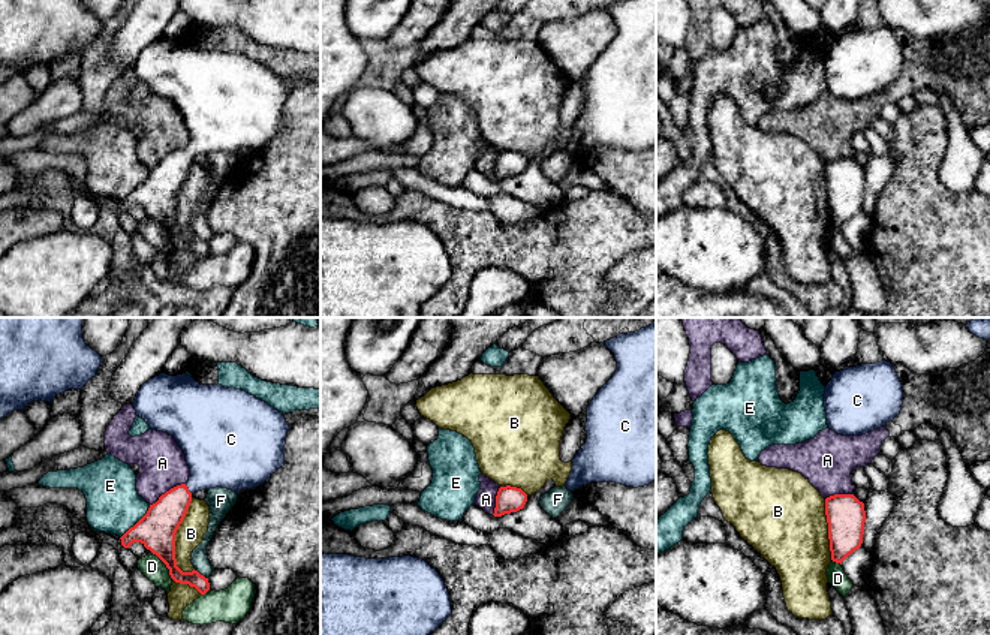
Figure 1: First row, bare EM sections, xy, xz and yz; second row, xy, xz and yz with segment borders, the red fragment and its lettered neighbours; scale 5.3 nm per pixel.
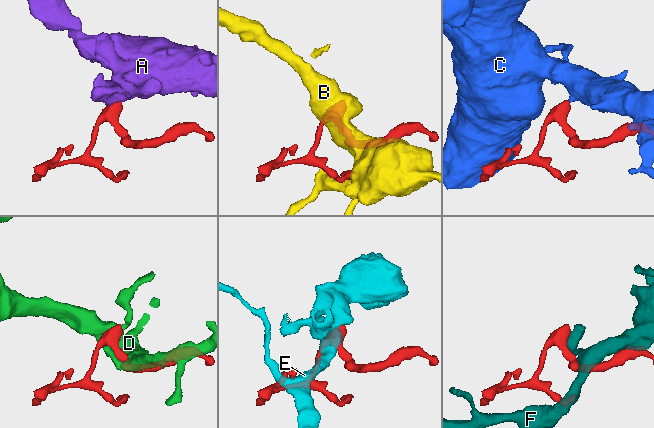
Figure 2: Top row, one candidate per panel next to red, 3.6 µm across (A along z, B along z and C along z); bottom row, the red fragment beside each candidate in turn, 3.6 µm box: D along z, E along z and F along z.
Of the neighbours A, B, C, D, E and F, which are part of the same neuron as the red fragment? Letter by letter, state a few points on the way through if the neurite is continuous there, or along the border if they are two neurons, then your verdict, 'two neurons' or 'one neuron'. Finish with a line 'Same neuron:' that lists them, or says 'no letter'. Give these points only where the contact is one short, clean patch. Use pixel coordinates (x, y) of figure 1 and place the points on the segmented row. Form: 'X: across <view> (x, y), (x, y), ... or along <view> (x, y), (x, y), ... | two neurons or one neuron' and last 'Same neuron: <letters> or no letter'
A: along xy (184, 482), (171, 487), (150, 505) | two neurons
B: two neurons
C: across xy (162, 520), (187, 488), (219, 454) | one neuron
D: two neurons
E: along xy (150, 505), (120, 538) | two neurons
F: along xy (193, 569), (207, 578) | two neurons
Same neuron: C

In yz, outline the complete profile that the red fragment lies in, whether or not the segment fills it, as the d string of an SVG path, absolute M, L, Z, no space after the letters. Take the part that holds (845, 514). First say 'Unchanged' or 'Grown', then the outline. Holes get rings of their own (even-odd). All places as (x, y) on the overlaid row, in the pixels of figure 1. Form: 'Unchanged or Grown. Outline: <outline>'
Unchanged. Outline: M854 494L825 499L831 560L840 563L863 544L866 511Z

